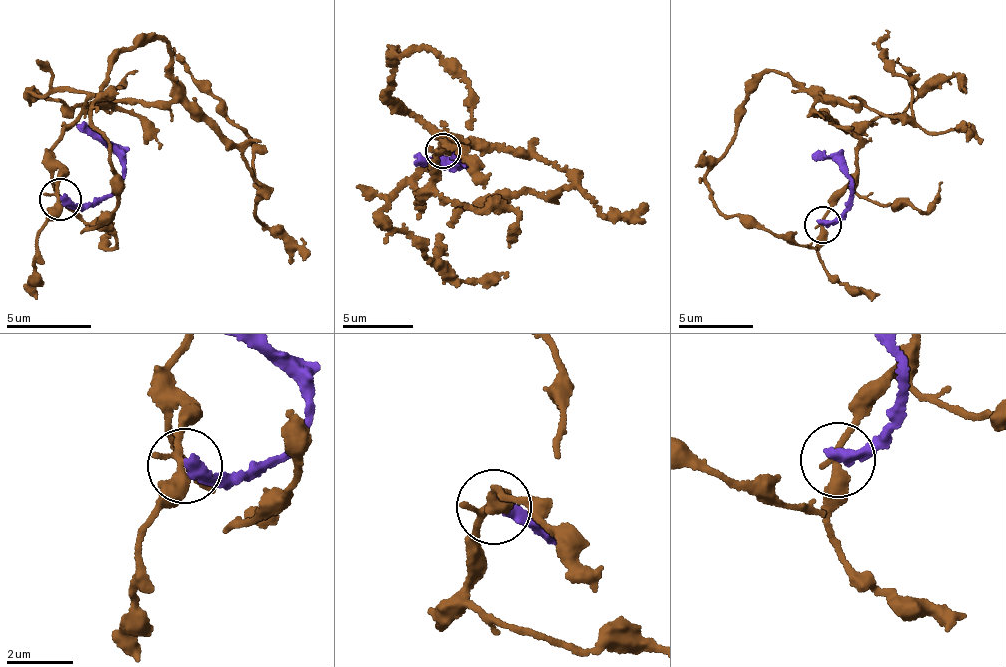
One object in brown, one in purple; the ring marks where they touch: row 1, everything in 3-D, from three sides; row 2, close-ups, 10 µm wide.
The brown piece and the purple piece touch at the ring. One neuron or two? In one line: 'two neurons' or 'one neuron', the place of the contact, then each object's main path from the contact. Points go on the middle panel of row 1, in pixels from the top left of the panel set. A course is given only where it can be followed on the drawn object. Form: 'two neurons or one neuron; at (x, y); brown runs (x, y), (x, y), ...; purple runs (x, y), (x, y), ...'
two neurons; at (443, 150); brown runs (443, 149), (418, 204), (414, 175), (456, 140), (395, 107), (389, 56), (425, 47), (465, 78), (469, 128); purple runs (443, 149), (476, 162), (454, 164), (415, 156)

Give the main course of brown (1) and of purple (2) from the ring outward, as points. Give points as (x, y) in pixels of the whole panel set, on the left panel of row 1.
1: (60, 200), (52, 158), (95, 96), (172, 98), (160, 40), (117, 57), (91, 106), (117, 203), (80, 232)
2: (60, 200), (93, 206), (121, 184), (113, 152), (82, 121)

